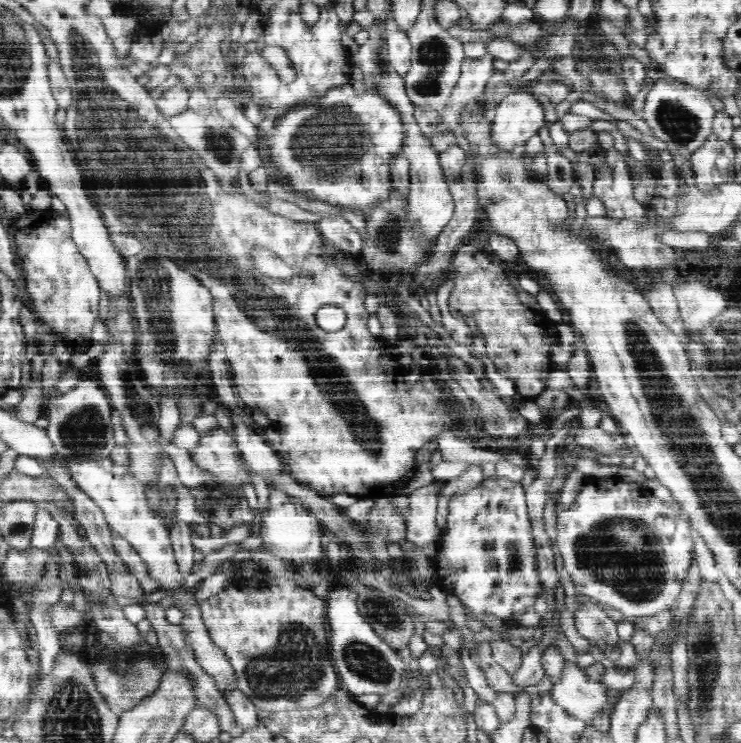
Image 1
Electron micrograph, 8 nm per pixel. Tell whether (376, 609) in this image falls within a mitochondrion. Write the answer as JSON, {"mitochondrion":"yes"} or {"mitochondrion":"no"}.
{"mitochondrion":"yes"}

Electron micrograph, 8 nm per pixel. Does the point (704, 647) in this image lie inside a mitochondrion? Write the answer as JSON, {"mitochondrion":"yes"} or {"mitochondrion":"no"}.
{"mitochondrion":"yes"}

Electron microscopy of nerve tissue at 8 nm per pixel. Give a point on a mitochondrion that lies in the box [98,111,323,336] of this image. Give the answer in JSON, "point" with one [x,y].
{"point":[215,140]}

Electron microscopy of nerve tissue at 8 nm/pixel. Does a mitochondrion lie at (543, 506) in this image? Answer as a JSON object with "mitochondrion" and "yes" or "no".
{"mitochondrion":"no"}

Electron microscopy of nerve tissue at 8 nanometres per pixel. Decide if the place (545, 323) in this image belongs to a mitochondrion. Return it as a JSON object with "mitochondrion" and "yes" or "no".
{"mitochondrion":"no"}

